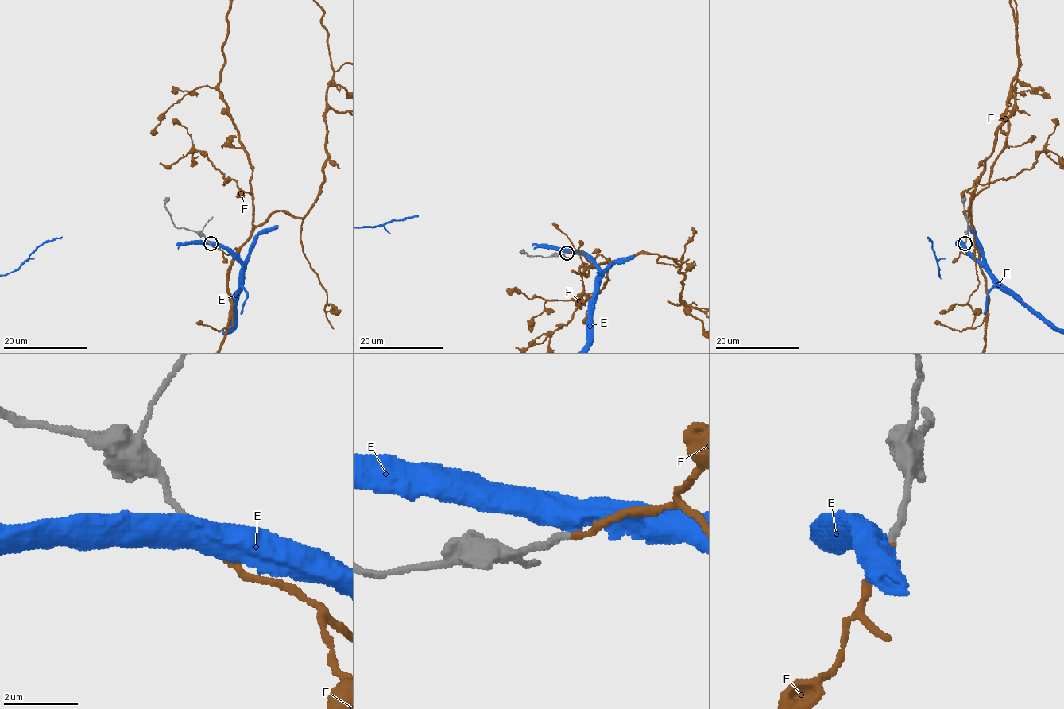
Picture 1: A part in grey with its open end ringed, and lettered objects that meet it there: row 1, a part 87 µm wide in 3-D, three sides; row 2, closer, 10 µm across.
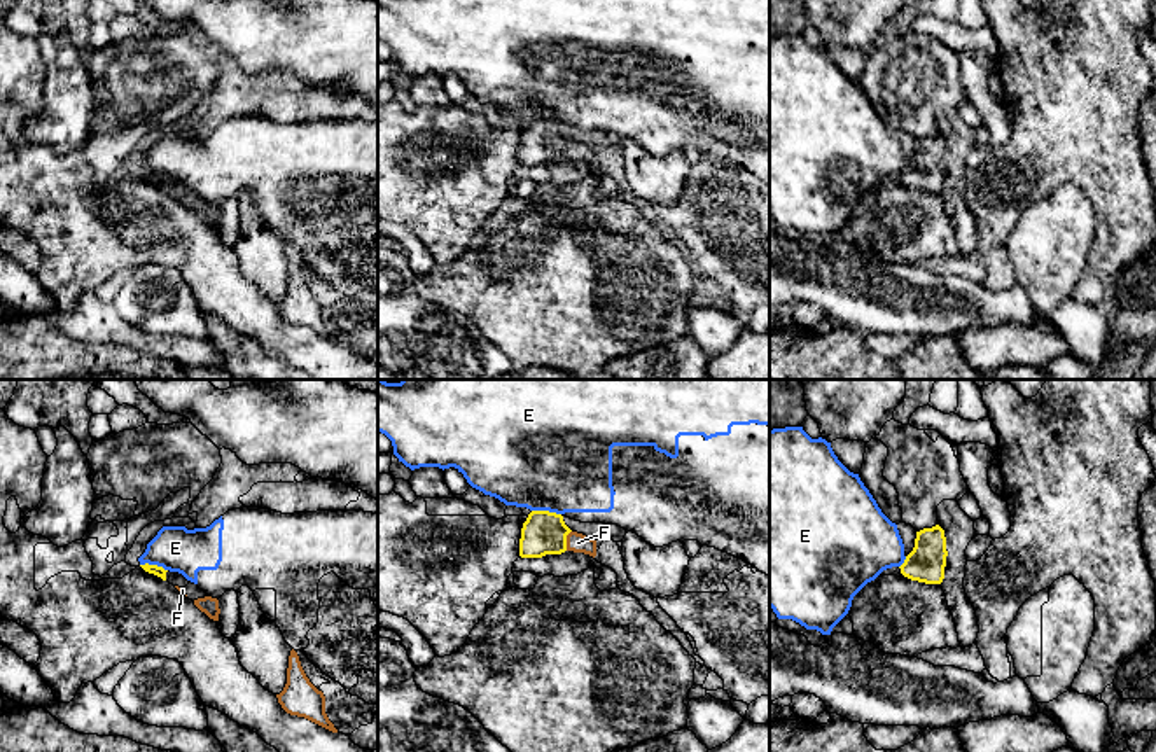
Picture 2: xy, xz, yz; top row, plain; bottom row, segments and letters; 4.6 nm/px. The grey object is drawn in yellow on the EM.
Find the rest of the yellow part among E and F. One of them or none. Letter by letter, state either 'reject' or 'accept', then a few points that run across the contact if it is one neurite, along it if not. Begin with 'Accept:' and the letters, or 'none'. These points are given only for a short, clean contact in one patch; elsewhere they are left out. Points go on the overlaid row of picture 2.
Accept: F
E: reject; line xz (532, 509), (548, 509), (560, 515)
F: accept; line xz (544, 532), (565, 541), (578, 543)

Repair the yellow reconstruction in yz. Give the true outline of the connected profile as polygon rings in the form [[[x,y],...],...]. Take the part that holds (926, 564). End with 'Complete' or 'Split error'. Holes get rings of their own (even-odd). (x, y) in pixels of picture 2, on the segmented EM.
[[[936,525],[916,532],[915,547],[899,567],[901,574],[911,581],[941,584],[946,567],[944,530]]]. Complete

